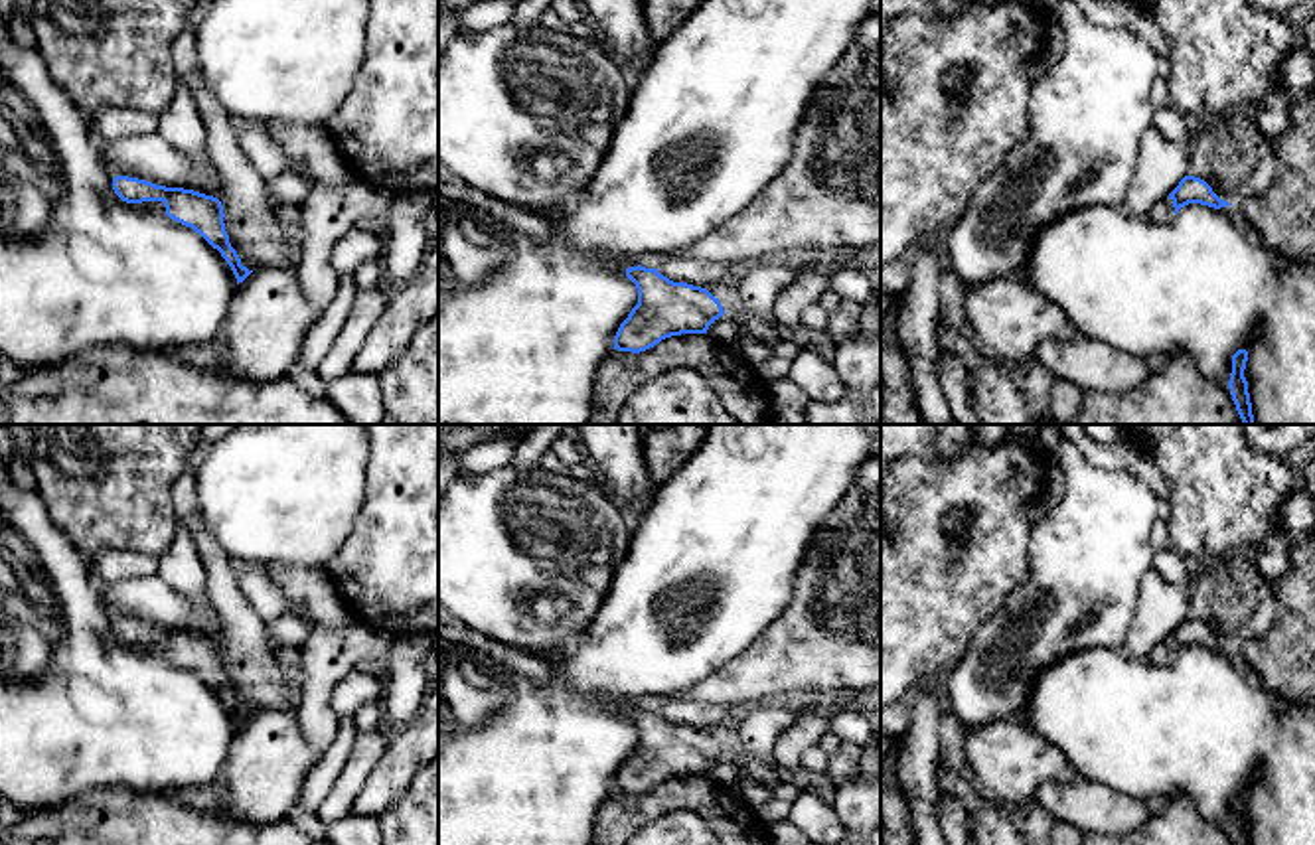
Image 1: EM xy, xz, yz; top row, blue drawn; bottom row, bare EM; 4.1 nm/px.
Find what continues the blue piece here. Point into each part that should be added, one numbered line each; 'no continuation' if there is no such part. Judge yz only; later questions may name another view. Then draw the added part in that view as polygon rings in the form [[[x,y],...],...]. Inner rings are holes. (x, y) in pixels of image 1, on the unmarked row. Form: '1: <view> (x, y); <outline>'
1: yz (1163, 654); [[[1169,640],[1155,646],[1151,650],[1151,653],[1147,655],[1147,661],[1157,665],[1157,667],[1169,665],[1173,659],[1175,659],[1175,650],[1173,650],[1173,642],[1169,642]]]

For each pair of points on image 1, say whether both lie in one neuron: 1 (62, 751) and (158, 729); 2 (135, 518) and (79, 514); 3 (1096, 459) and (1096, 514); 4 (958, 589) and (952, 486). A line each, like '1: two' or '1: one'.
1: one
2: one
3: two
4: one

